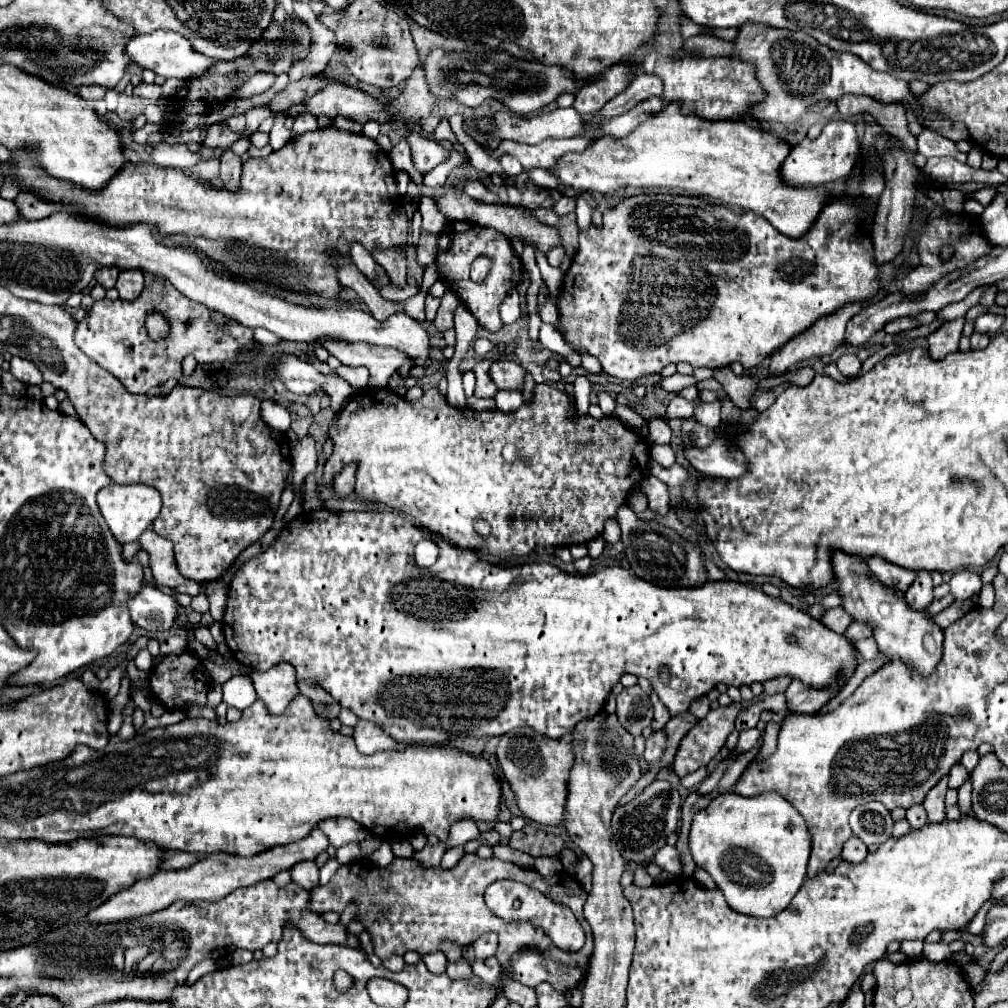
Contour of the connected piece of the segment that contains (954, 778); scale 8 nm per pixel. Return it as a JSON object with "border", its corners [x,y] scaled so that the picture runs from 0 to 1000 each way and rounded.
{"border":[[[949,757],[949,759],[941,765],[941,769],[939,769],[939,771],[941,771],[941,781],[943,781],[943,783],[951,783],[953,777],[959,773],[959,769],[961,769],[959,763],[957,763],[953,757]]]}

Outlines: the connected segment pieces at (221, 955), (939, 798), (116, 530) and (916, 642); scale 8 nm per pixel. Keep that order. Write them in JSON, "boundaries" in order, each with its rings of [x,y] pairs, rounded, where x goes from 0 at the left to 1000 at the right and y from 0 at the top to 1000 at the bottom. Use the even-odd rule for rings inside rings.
{"boundaries":[[[[259,874],[255,878],[249,878],[249,880],[243,880],[243,882],[235,882],[231,886],[227,886],[223,892],[215,894],[215,896],[201,896],[201,894],[195,894],[195,896],[176,896],[176,898],[170,898],[168,902],[160,904],[160,906],[154,906],[148,910],[148,916],[156,916],[156,918],[170,918],[172,924],[178,928],[178,932],[184,934],[184,943],[186,943],[186,957],[184,957],[184,965],[188,959],[195,957],[197,953],[201,951],[225,951],[233,941],[245,941],[245,943],[253,943],[253,941],[261,941],[267,934],[275,936],[279,926],[281,926],[281,920],[283,916],[291,916],[291,920],[299,920],[299,926],[307,932],[307,934],[313,934],[313,936],[342,936],[342,939],[356,939],[356,934],[352,928],[344,926],[344,920],[342,918],[326,918],[318,912],[318,908],[307,904],[305,900],[305,894],[307,894],[307,884],[299,882],[297,878],[293,876],[287,876],[285,880],[275,880],[271,878],[269,874]]],[[[934,771],[934,775],[918,789],[916,801],[920,803],[922,814],[926,814],[926,816],[938,813],[938,797],[936,797],[938,787],[939,787],[939,771]]],[[[110,479],[96,489],[96,499],[98,499],[102,515],[106,517],[108,525],[112,527],[112,533],[116,533],[116,539],[120,539],[120,541],[136,537],[142,531],[142,527],[152,521],[152,517],[156,515],[156,511],[160,507],[158,489],[146,481],[122,483],[122,481]]],[[[826,547],[824,563],[832,584],[834,602],[842,606],[850,618],[858,618],[866,624],[866,634],[872,642],[872,648],[884,656],[898,658],[912,670],[924,670],[936,650],[936,624],[926,616],[926,610],[922,610],[918,604],[912,606],[902,602],[898,598],[898,590],[894,590],[890,584],[878,582],[878,578],[874,578],[868,570],[862,570],[860,559],[850,551]],[[858,574],[864,576],[858,580]]]]}

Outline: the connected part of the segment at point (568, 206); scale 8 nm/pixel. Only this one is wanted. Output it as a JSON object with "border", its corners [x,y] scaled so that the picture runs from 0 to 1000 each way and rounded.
{"border":[[[559,193],[551,203],[549,203],[549,207],[551,207],[551,211],[555,211],[555,213],[561,213],[561,211],[566,211],[566,209],[570,209],[570,195],[563,195],[563,193]]]}

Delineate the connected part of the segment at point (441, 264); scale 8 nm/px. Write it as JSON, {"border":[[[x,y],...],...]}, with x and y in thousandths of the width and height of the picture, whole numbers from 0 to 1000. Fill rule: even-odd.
{"border":[[[461,221],[459,229],[451,229],[449,231],[438,231],[436,233],[436,249],[434,249],[434,269],[436,269],[436,277],[453,293],[453,297],[463,305],[463,309],[475,318],[475,322],[485,328],[485,330],[495,330],[499,326],[499,318],[495,313],[495,305],[499,301],[499,297],[515,283],[517,275],[517,267],[511,267],[511,249],[507,245],[507,239],[501,237],[501,233],[483,227],[483,225],[475,225],[471,221]],[[473,255],[485,255],[487,259],[487,267],[481,275],[481,279],[471,281],[467,279],[467,263]]]}

